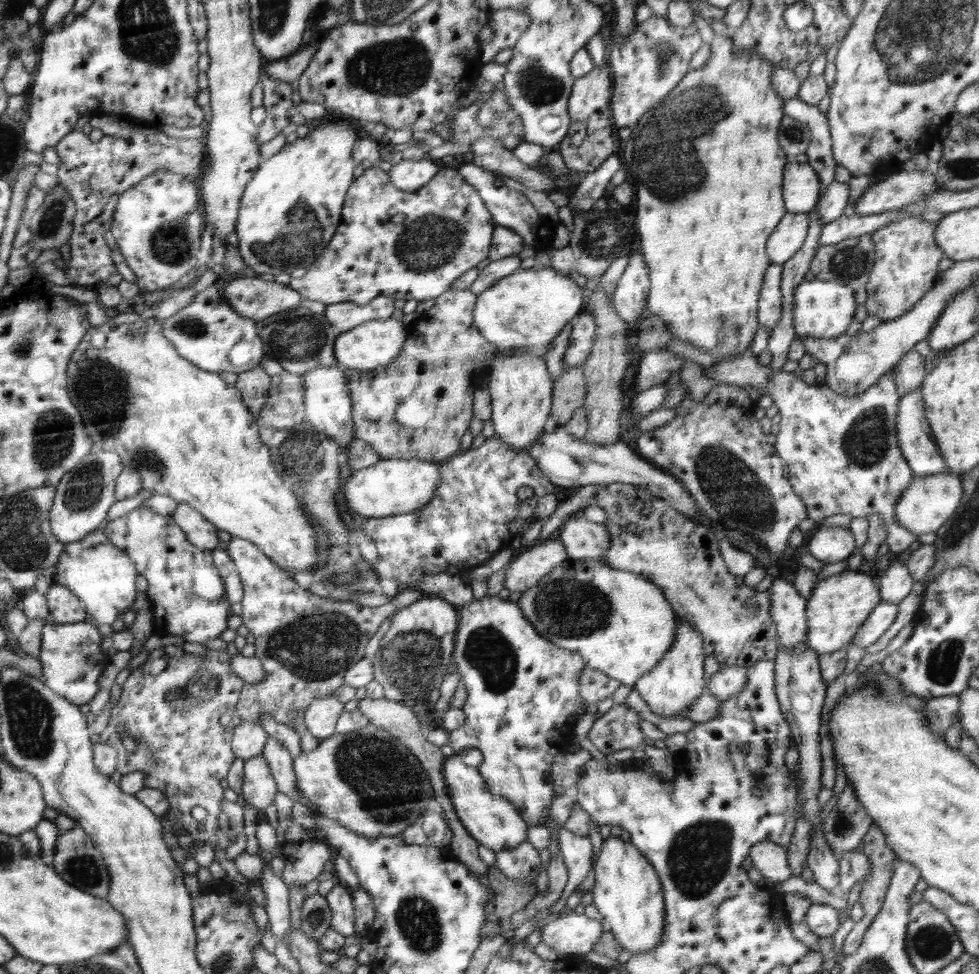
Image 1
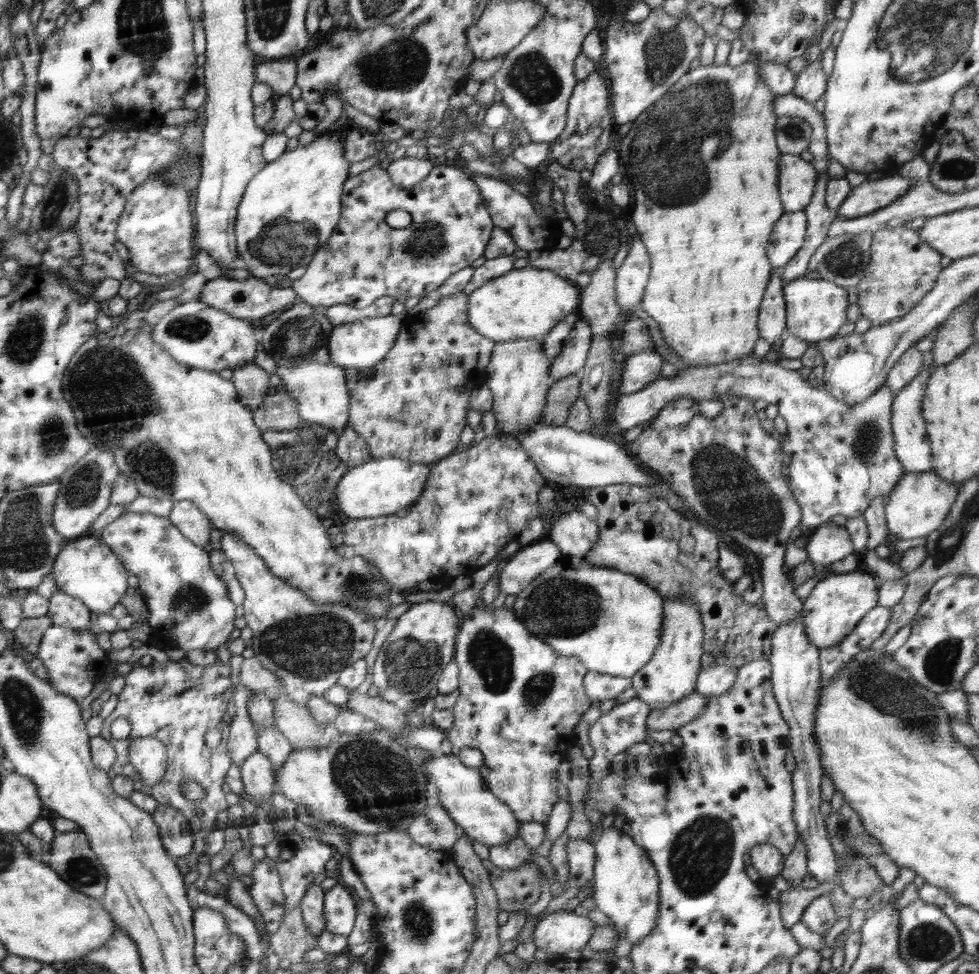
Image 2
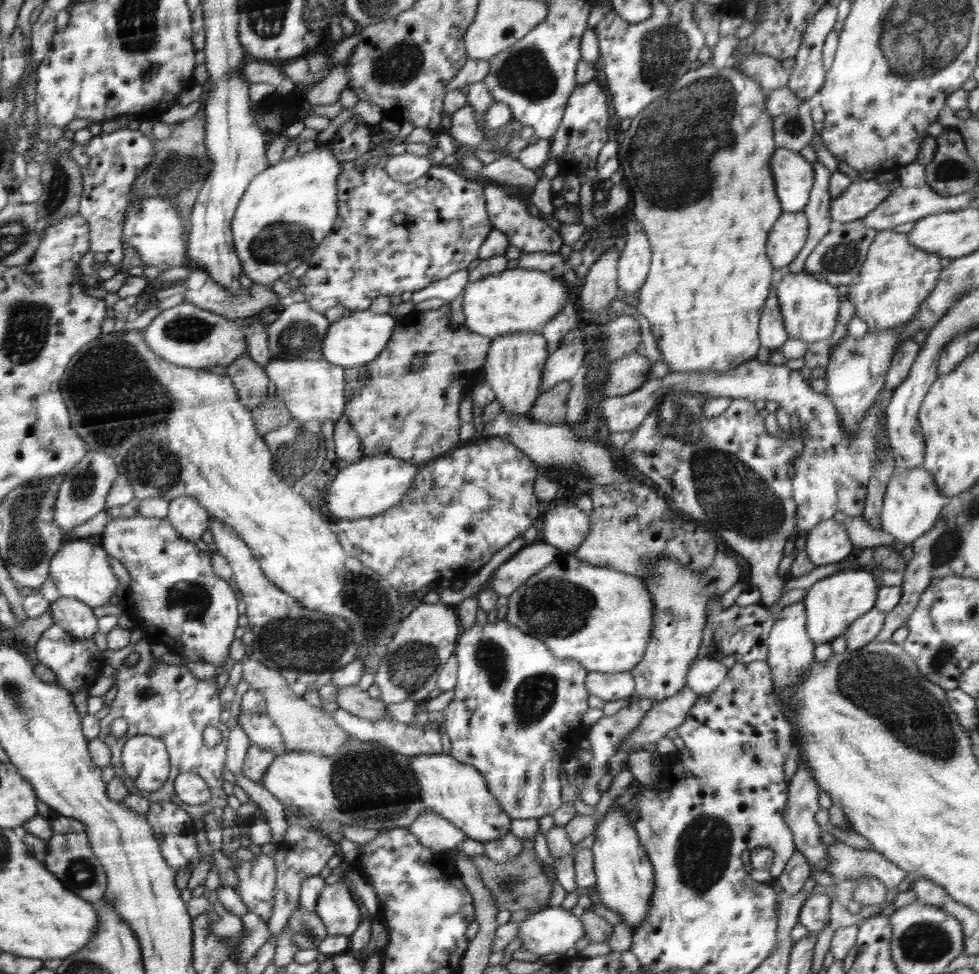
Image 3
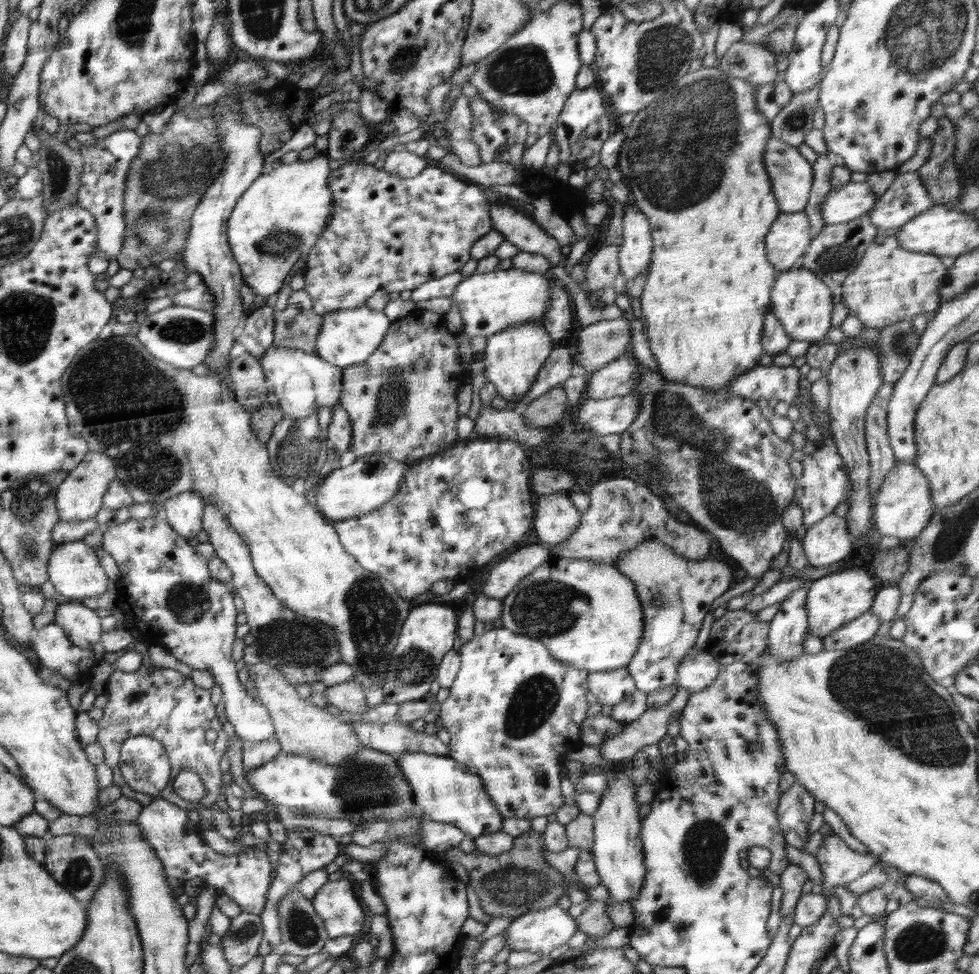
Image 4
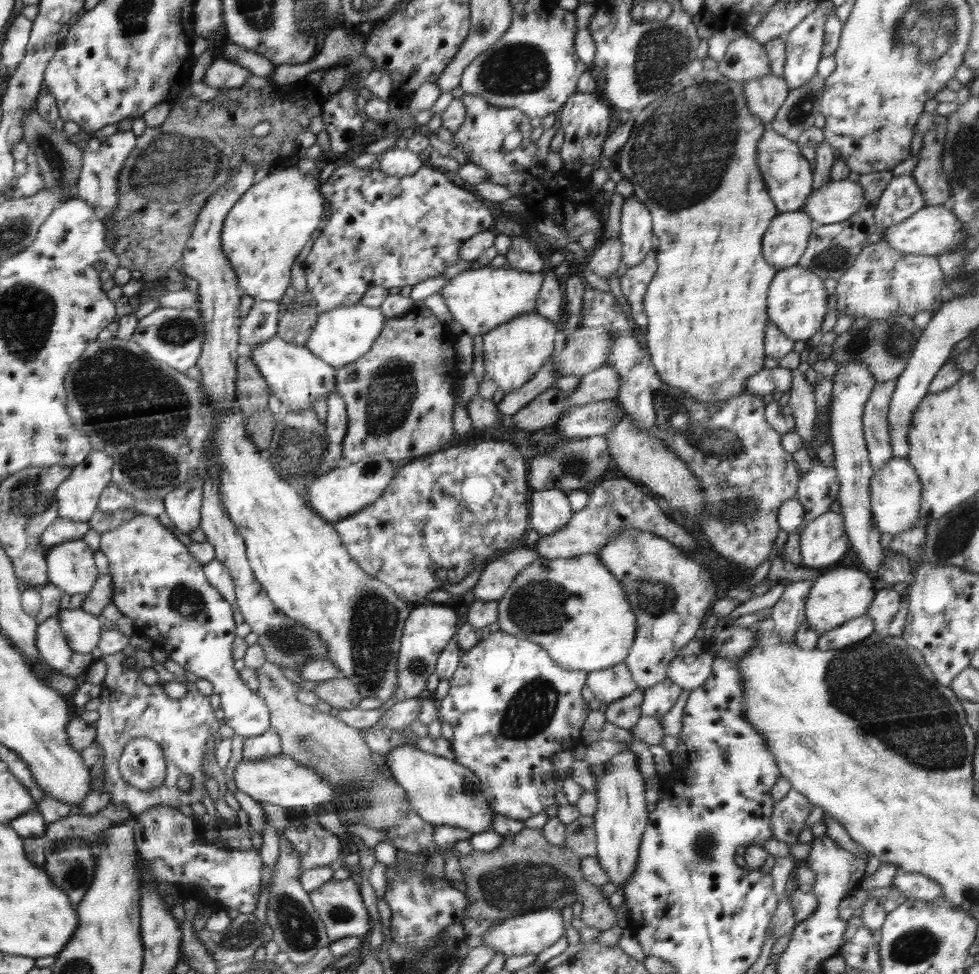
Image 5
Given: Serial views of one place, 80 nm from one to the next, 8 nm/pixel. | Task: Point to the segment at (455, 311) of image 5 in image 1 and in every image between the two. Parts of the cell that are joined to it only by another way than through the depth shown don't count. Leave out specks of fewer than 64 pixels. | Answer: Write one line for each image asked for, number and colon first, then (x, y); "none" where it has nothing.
1: (521, 313)
2: (526, 303)
3: (515, 300)
4: (489, 302)

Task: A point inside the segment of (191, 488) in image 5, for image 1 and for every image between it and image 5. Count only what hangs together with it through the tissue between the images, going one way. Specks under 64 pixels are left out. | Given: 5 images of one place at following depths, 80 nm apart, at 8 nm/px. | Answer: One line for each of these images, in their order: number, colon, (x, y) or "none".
1: (203, 534)
2: (194, 524)
3: (186, 515)
4: (185, 512)

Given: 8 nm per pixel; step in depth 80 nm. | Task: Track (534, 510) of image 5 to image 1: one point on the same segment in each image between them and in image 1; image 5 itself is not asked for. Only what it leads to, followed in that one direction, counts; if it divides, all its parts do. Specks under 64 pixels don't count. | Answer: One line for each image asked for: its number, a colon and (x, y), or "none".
1: (582, 539)
2: (574, 533)
3: (565, 526)
4: (556, 519)

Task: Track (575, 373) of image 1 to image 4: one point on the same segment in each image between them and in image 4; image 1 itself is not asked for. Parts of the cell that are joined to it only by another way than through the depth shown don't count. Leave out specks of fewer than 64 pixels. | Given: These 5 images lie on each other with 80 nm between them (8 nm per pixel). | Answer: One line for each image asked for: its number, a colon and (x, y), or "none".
2: (560, 396)
3: (550, 407)
4: (548, 409)

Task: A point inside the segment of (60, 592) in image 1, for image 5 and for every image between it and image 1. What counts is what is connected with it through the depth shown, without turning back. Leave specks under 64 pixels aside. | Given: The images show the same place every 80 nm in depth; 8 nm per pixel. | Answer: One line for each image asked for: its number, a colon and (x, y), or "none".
2: (65, 611)
3: (76, 617)
4: (82, 626)
5: (81, 629)

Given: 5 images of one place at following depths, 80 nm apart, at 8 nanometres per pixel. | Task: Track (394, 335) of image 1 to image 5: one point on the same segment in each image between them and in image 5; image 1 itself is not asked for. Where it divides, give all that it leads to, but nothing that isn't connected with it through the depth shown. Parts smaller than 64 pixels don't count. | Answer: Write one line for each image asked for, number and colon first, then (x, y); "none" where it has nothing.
2: (365, 342)
3: (352, 341)
4: (347, 336)
5: (340, 336)

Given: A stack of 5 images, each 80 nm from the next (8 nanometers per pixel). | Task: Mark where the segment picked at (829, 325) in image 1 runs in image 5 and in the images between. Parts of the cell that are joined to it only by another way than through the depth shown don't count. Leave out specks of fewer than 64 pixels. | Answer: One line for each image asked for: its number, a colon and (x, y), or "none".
2: (816, 308)
3: (809, 307)
4: (802, 302)
5: (797, 300)

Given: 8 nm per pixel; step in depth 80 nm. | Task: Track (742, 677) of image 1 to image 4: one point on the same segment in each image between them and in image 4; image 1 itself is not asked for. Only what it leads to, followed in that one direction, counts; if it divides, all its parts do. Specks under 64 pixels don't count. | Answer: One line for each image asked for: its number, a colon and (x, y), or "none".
2: (715, 679)
3: (705, 675)
4: (698, 669)

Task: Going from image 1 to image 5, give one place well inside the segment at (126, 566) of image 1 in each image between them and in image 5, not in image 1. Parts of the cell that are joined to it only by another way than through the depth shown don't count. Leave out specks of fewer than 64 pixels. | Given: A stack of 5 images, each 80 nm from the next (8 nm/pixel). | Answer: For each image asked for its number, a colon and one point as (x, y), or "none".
2: (87, 569)
3: (80, 570)
4: (74, 570)
5: (72, 567)

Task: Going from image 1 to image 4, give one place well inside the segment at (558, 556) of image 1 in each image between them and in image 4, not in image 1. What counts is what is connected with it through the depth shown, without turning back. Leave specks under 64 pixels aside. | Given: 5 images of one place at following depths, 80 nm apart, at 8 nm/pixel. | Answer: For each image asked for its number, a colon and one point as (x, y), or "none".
2: (529, 562)
3: (531, 558)
4: (500, 579)

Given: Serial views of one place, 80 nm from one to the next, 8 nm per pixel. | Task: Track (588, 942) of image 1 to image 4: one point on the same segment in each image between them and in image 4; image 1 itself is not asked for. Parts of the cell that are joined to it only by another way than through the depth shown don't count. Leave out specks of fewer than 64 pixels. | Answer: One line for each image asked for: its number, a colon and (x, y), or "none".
2: (564, 933)
3: (553, 931)
4: (541, 931)

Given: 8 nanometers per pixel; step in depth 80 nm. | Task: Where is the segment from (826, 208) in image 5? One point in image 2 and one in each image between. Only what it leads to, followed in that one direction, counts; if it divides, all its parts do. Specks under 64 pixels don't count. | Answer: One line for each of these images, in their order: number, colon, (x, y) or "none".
2: (870, 196)
3: (862, 196)
4: (849, 201)

